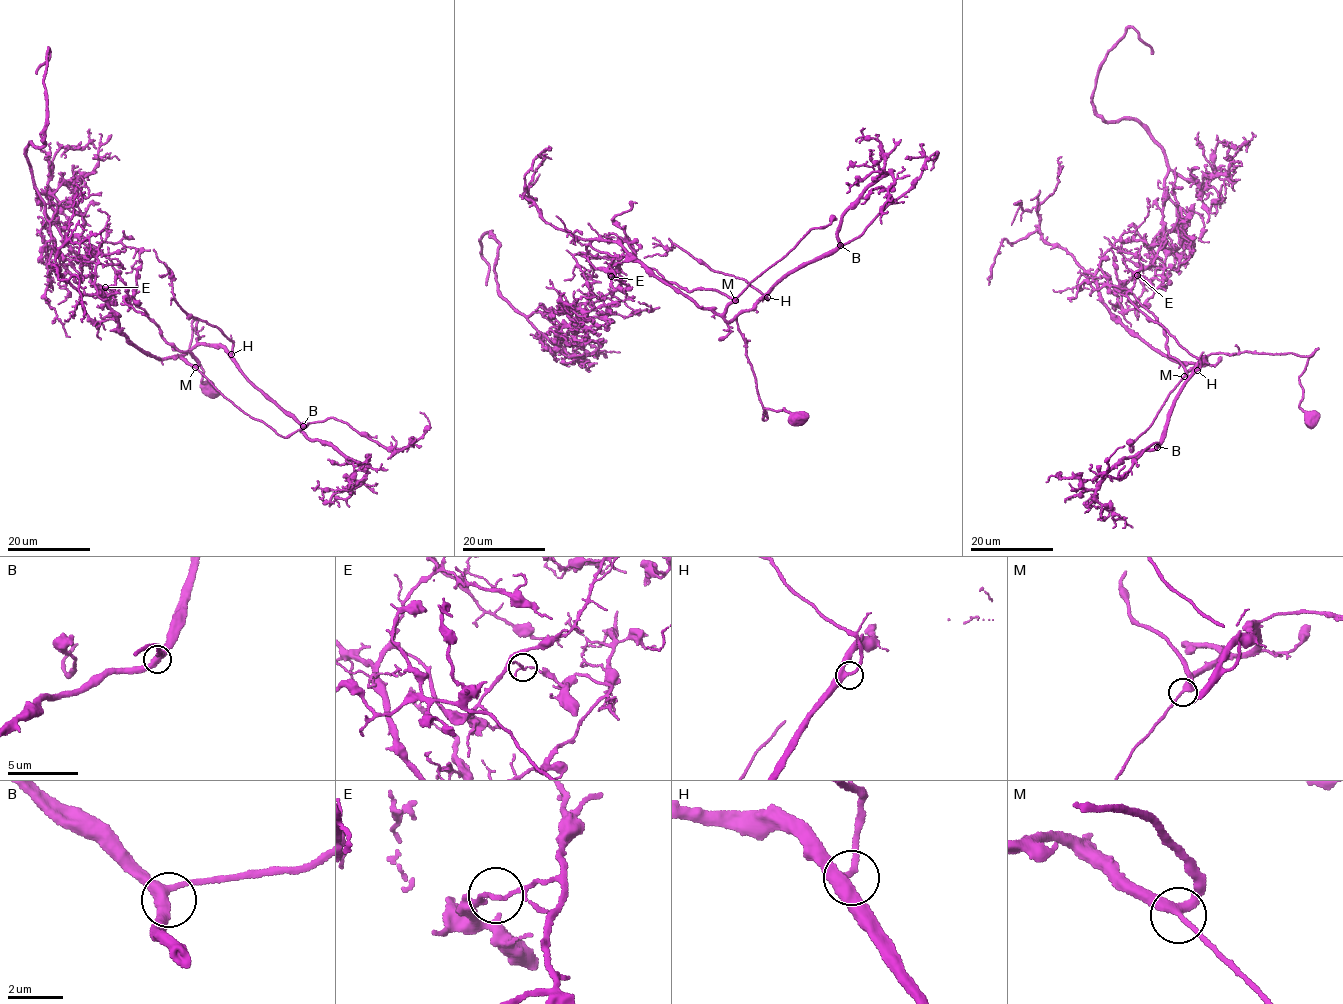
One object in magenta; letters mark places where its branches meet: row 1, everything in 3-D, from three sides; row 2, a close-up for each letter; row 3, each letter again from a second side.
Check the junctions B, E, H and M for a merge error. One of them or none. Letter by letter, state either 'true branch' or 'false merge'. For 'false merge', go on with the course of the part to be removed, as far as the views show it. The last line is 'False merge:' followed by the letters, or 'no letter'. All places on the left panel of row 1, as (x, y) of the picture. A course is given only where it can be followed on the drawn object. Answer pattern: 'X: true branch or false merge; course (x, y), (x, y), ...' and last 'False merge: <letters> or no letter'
B: true branch
E: false merge; course (105, 287), (59, 250), (35, 187), (26, 149), (44, 145), (48, 48), (35, 74)
H: true branch
M: true branch
False merge: E

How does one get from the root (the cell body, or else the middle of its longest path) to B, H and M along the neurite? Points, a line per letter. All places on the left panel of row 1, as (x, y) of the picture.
B: (207, 387), (203, 369), (190, 353), (194, 320), (197, 342), (221, 347), (244, 376), (303, 426)
H: (207, 387), (203, 369), (190, 353), (194, 320), (197, 342), (231, 354)
M: (207, 387), (202, 380), (203, 369), (190, 353), (195, 320), (199, 338), (181, 357), (195, 367)

